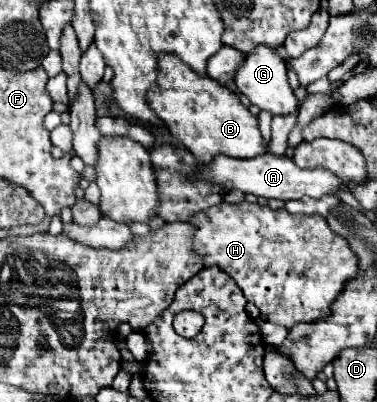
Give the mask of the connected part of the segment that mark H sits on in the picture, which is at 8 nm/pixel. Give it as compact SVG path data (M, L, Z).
M221 202L215 208L195 212L189 218L189 224L195 226L193 250L203 258L205 266L217 264L227 272L243 290L245 298L253 302L269 322L281 326L295 326L299 322L311 322L319 316L327 316L333 300L343 292L345 280L359 270L359 258L351 250L349 242L335 234L323 216L313 214L289 214L287 210L271 210L263 204L239 202L227 204Z

